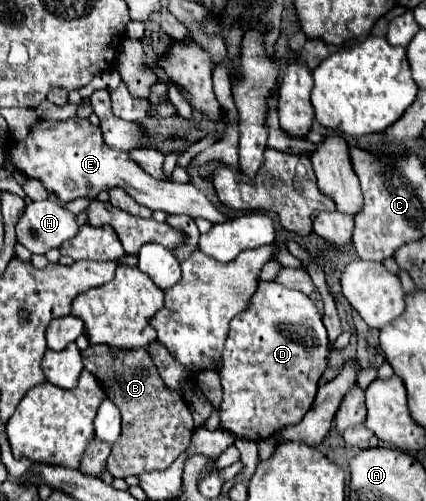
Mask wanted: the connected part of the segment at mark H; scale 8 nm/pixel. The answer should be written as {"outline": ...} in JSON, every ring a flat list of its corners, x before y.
{"outline":[[44,199,32,201,26,207,22,219,16,223,16,237,30,253,44,255,50,249,60,247,64,241,70,241,78,229,74,213,58,201]]}

